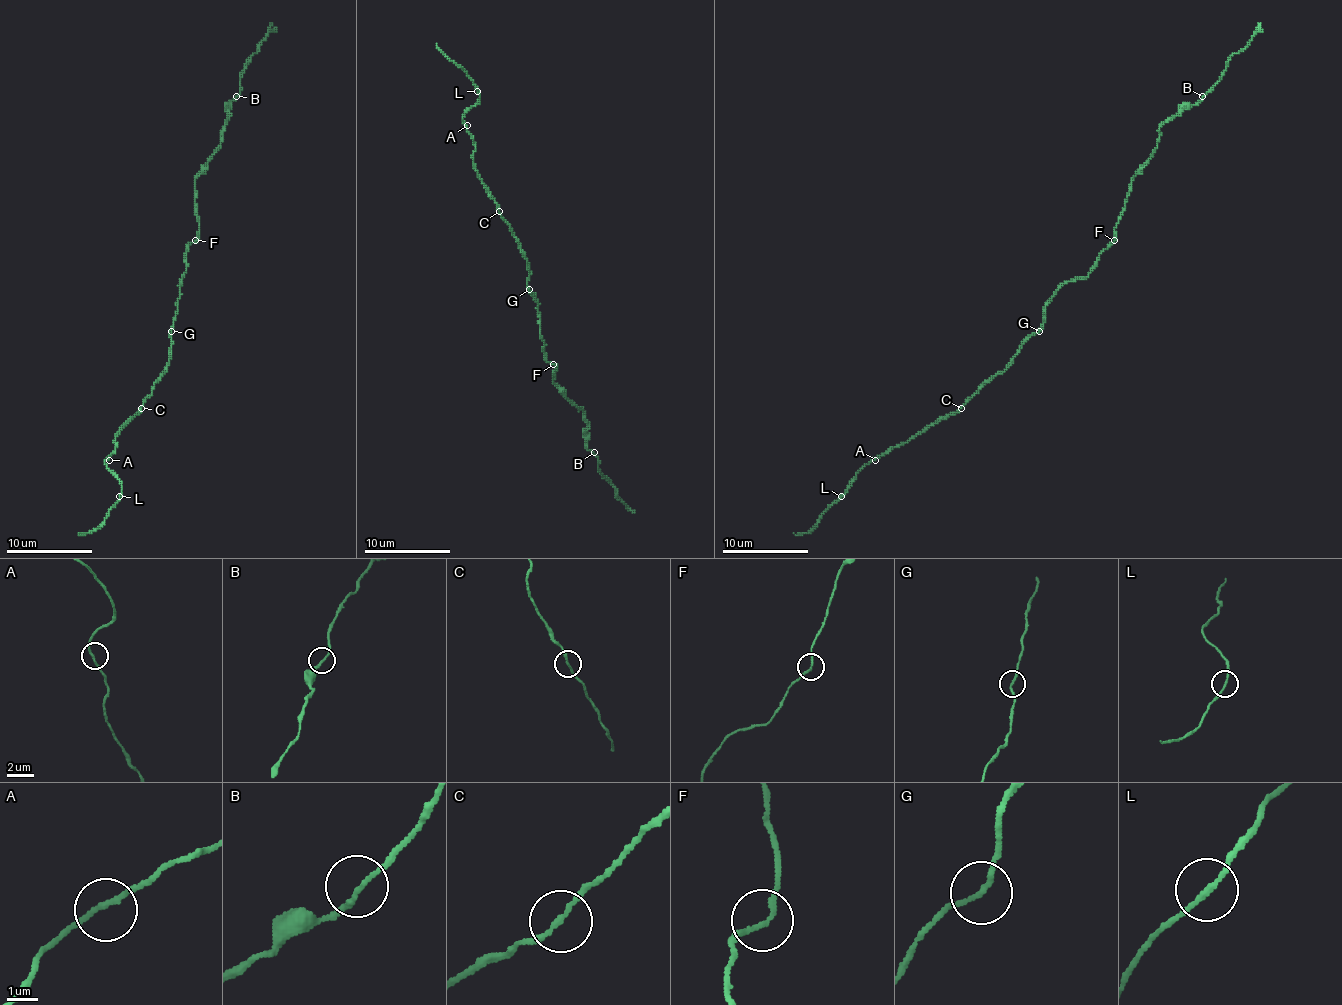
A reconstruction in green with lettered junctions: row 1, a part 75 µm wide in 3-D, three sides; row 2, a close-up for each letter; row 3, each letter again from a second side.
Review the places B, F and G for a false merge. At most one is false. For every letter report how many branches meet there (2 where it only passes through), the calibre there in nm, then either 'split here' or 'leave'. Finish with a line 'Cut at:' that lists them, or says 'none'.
B: 2 branches meet; 160 nm thick; leave
F: 2 branches meet; 150 nm thick; leave
G: 2 branches meet; 160 nm thick; leave
Cut at: none

